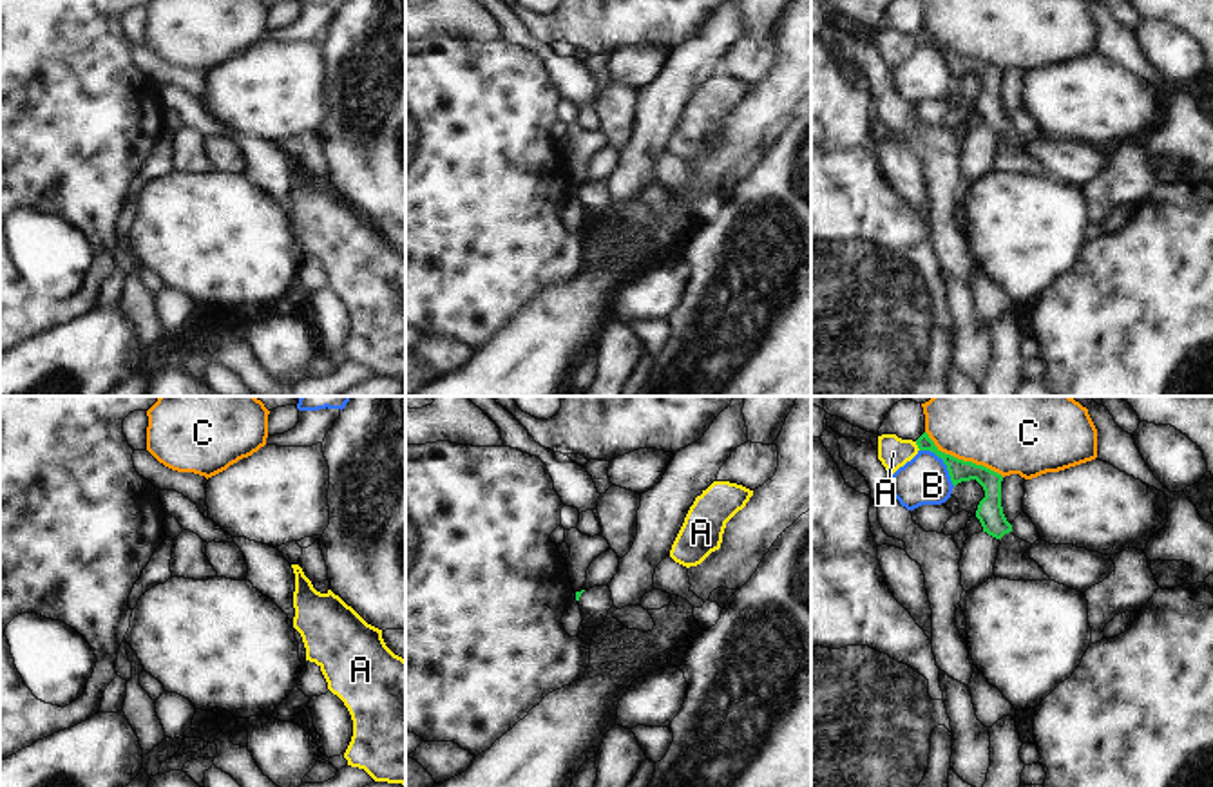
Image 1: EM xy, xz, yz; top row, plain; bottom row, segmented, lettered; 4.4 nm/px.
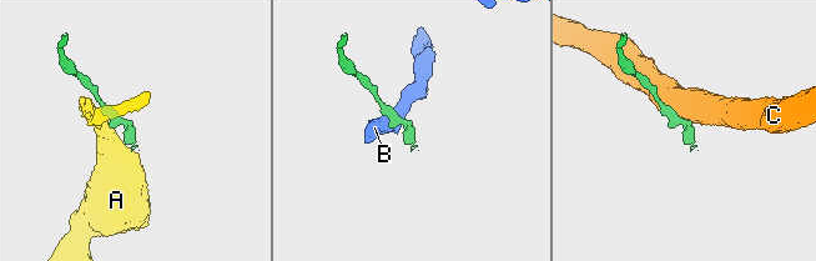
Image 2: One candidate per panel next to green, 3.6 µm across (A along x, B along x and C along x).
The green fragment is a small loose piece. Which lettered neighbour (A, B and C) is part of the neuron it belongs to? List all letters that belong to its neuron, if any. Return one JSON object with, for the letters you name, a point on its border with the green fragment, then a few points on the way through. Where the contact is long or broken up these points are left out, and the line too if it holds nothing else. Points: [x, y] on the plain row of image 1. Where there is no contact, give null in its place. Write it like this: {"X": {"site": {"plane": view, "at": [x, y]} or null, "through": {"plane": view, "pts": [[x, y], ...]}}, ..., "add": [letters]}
{"add": []}

